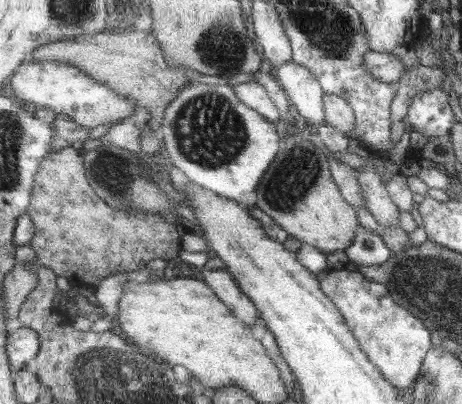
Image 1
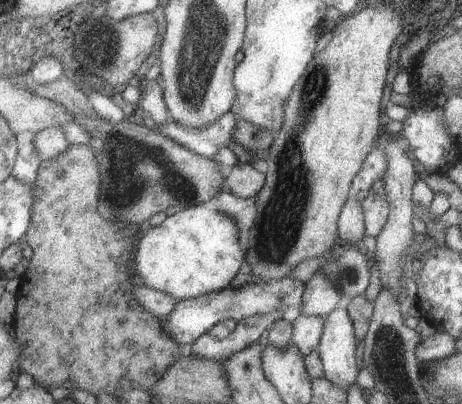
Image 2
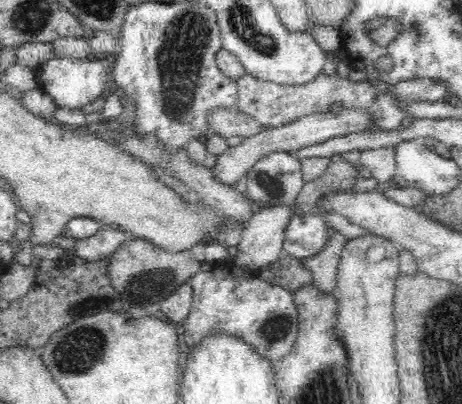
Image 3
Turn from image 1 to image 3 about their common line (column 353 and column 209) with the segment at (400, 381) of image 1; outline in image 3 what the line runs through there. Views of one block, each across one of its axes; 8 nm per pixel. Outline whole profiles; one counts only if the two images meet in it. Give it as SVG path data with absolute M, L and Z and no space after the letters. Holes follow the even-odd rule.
M222 264L220 268L204 268L188 280L194 288L194 302L190 316L184 324L186 346L192 348L204 334L212 330L234 332L240 338L256 344L258 352L268 356L272 362L280 362L298 340L300 316L294 304L294 292L272 284L260 276L232 276L232 266Z

